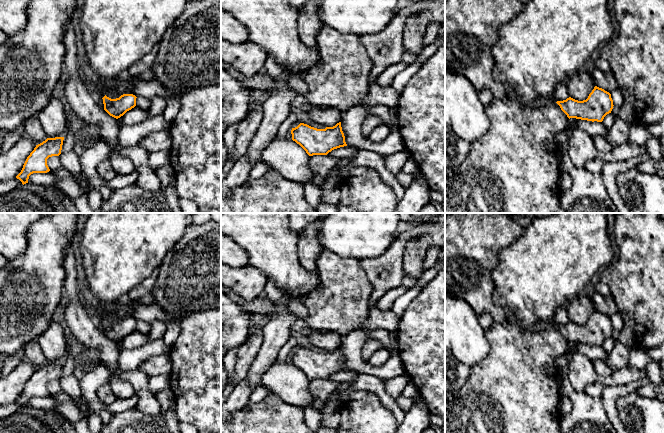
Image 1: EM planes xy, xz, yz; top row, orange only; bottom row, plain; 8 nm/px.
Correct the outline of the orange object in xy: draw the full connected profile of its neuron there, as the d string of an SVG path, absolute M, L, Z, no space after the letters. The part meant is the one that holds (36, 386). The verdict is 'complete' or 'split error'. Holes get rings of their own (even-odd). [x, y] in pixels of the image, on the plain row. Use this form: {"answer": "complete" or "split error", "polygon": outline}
{"answer": "complete", "polygon": "M64 361L47 362L36 369L27 381L21 396L16 400L22 408L28 407L29 400L33 397L47 397L50 395L47 383L61 378Z"}

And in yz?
{"answer": "complete", "polygon": "M597 310L586 324L578 325L569 321L556 327L569 343L576 342L592 346L602 346L604 341L611 337L614 330L611 318Z"}

